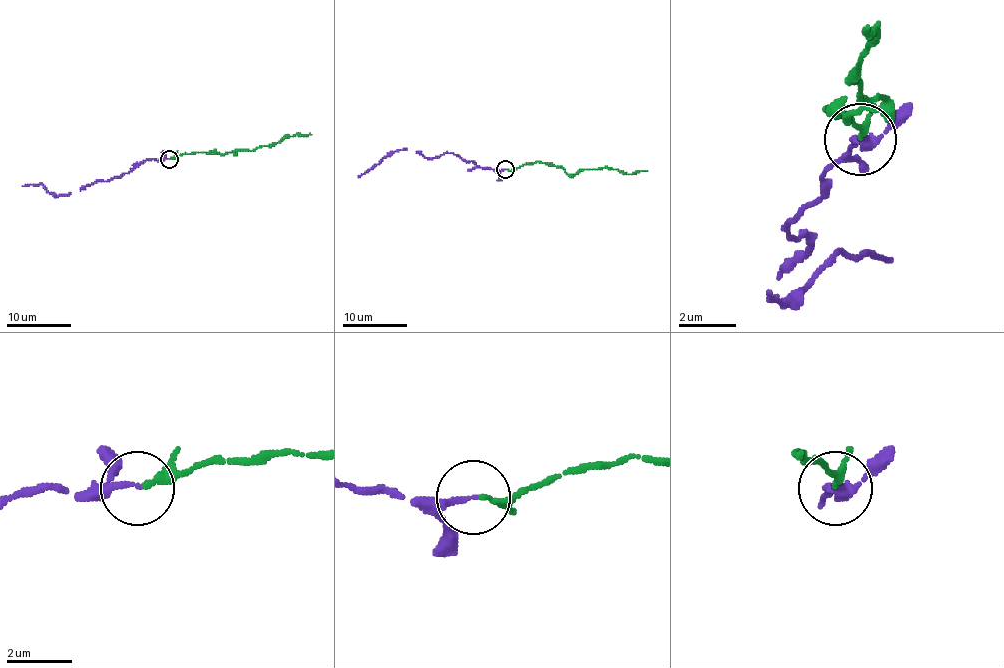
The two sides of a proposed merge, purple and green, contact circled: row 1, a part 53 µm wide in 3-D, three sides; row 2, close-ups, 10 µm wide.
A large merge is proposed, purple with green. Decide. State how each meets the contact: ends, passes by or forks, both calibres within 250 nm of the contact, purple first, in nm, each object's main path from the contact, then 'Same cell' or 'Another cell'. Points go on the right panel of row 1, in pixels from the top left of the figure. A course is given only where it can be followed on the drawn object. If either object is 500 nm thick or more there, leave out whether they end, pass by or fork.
At the ring purple ends. At the ring green passes by. Thickness 160 nm (purple) against 130 nm. Course of purple: (858, 138), (786, 224), (808, 238), (808, 253), (779, 282), (772, 296), (779, 303), (837, 253), (894, 260). Course of green: (858, 138), (851, 116), (822, 109), (880, 109), (858, 102), (851, 80), (880, 37), (866, 30). Same cell

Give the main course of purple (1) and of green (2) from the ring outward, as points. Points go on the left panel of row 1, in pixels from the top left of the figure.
1: (169, 158), (146, 158), (116, 178), (95, 181), (80, 191), (67, 194), (54, 196), (41, 184), (22, 186)
2: (171, 158), (182, 154), (248, 150), (274, 146), (290, 136), (311, 134)

